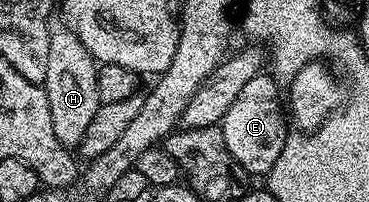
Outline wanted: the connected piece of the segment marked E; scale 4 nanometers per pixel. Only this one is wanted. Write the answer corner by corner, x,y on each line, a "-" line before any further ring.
271,74
255,75
250,81
246,81
245,86
238,93
237,100
230,105
226,117
220,124
231,156
242,165
244,171
254,177
265,176
274,167
288,136
286,115
285,112
283,115
280,107
282,95
281,92
279,95
277,86
279,84

